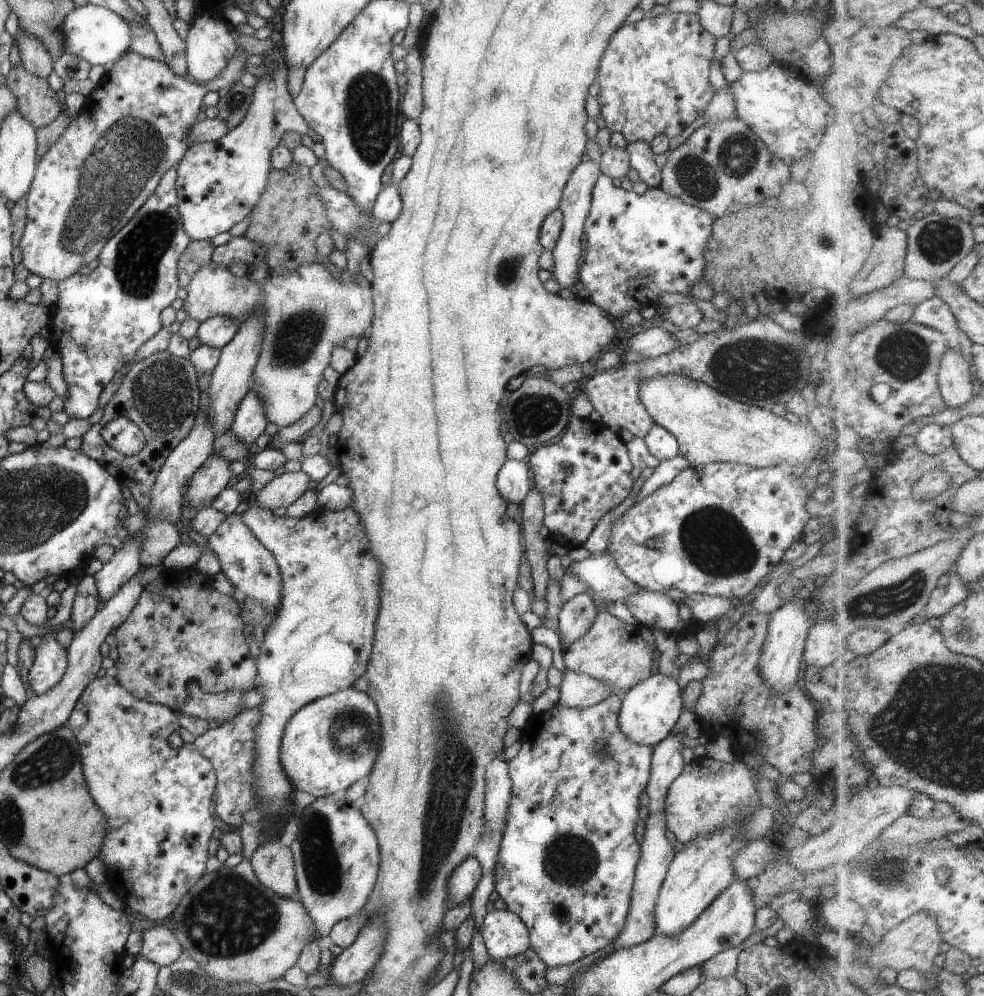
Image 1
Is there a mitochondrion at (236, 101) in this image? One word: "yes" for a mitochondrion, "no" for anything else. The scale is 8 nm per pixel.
yes

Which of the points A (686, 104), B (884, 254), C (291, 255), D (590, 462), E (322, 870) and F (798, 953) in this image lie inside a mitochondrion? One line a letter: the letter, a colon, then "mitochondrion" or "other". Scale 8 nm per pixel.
A: other
B: other
C: other
D: other
E: mitochondrion
F: other

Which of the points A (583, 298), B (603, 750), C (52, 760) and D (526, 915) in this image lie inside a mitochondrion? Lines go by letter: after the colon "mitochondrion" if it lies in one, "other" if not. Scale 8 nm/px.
A: other
B: other
C: mitochondrion
D: other

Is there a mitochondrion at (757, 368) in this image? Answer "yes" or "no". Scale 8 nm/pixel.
yes

